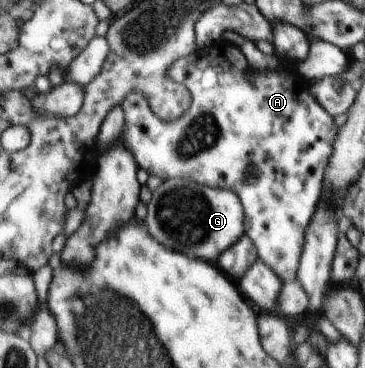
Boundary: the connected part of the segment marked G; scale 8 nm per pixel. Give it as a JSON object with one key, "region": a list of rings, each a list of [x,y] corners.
{"region":[[[168,179],[162,181],[161,185],[152,191],[147,218],[143,224],[151,237],[157,239],[165,249],[173,249],[177,253],[183,251],[183,253],[187,253],[187,257],[203,259],[203,261],[217,264],[221,253],[237,243],[239,237],[245,233],[244,221],[243,205],[239,196],[235,195],[233,191],[199,185],[199,183],[186,179]]]}

